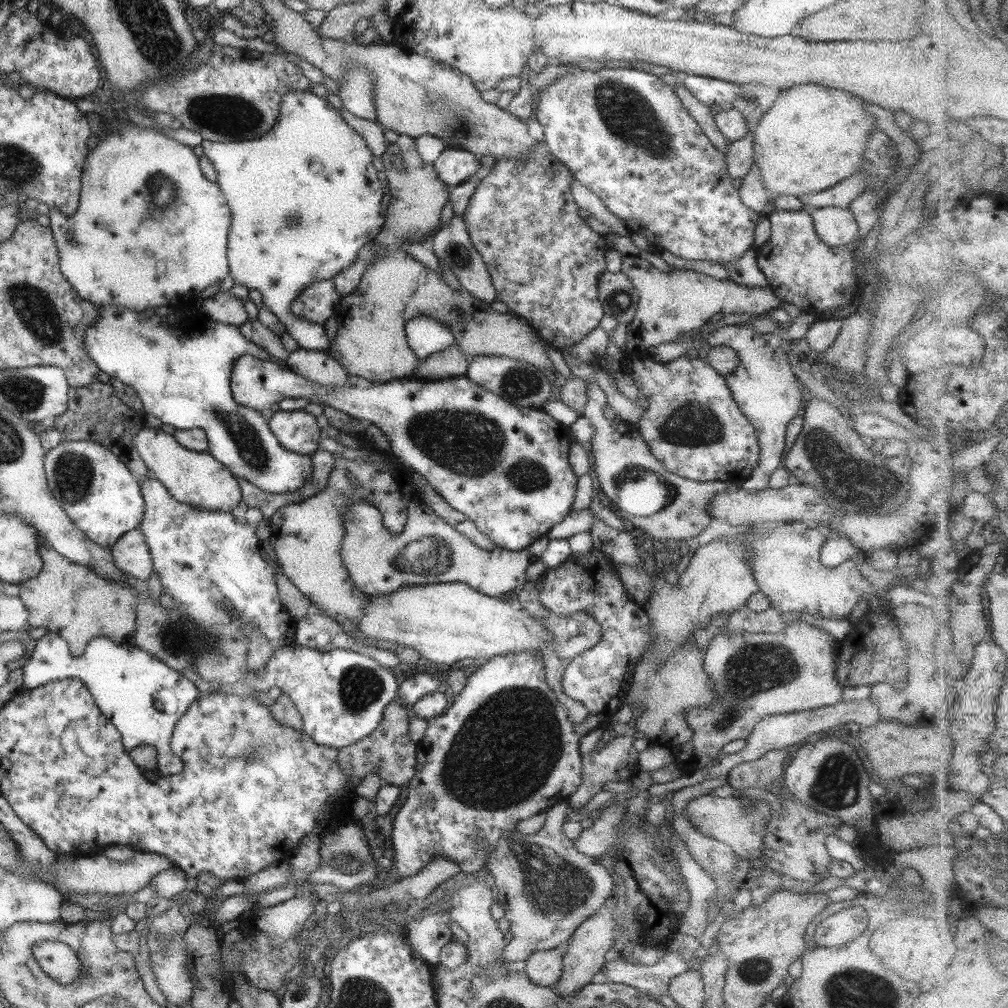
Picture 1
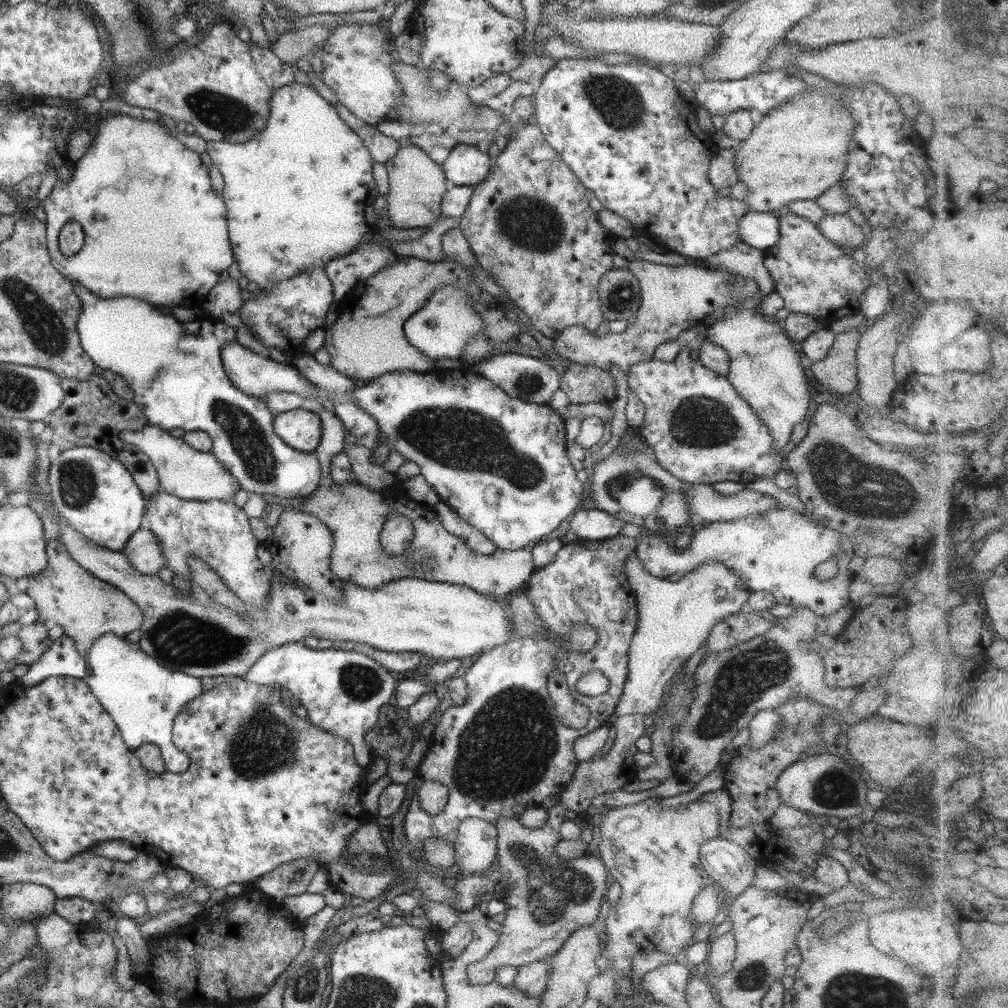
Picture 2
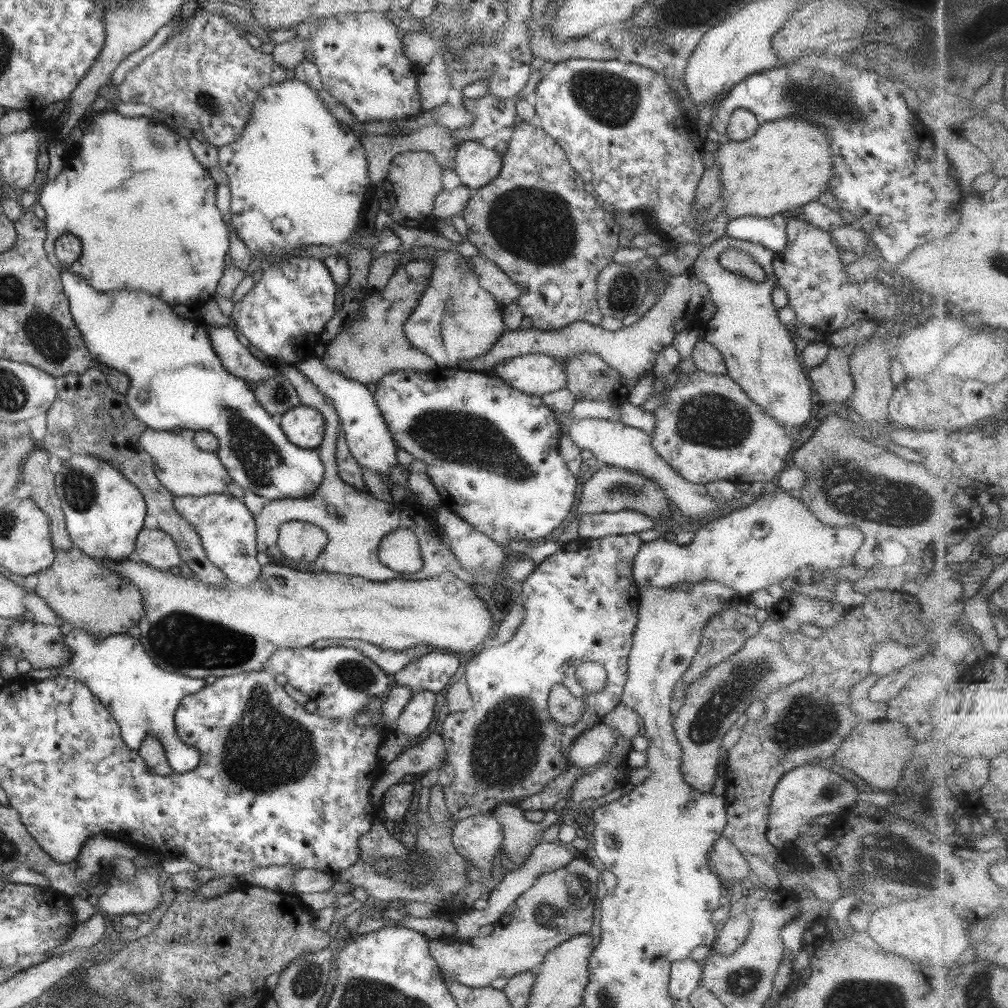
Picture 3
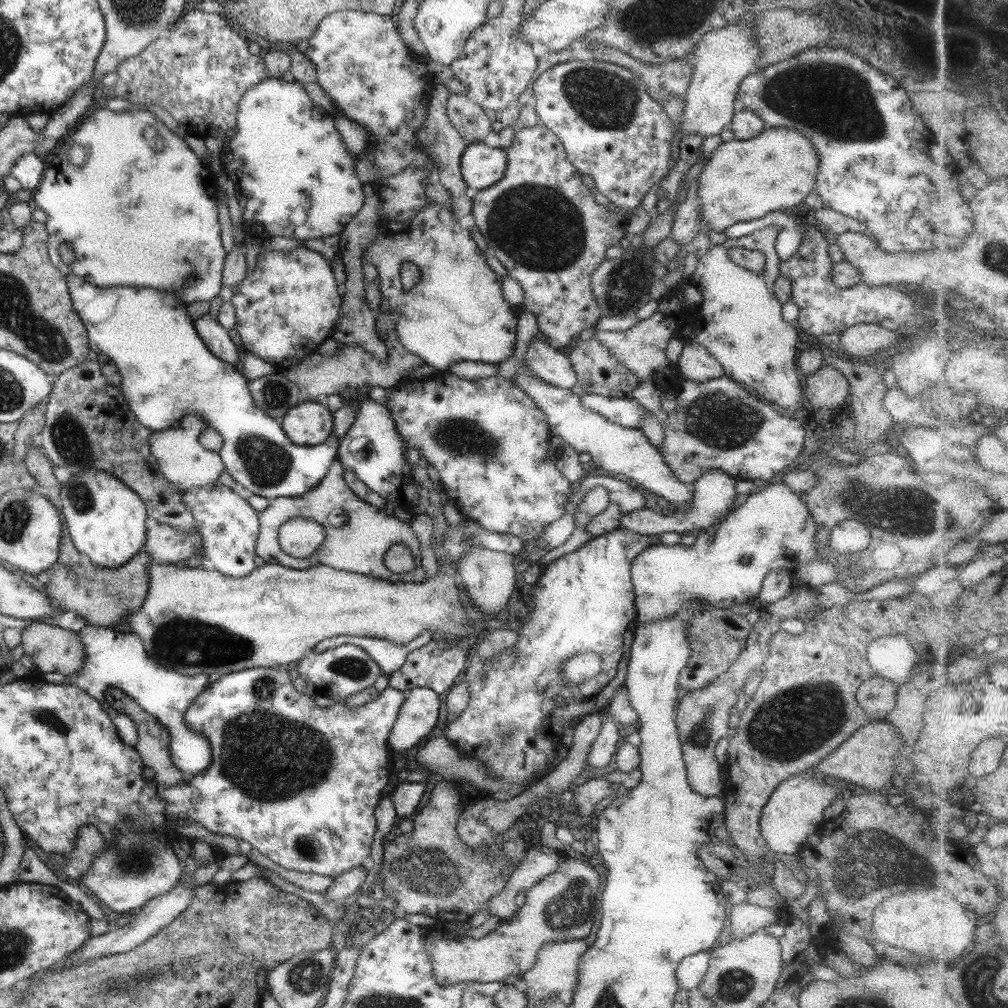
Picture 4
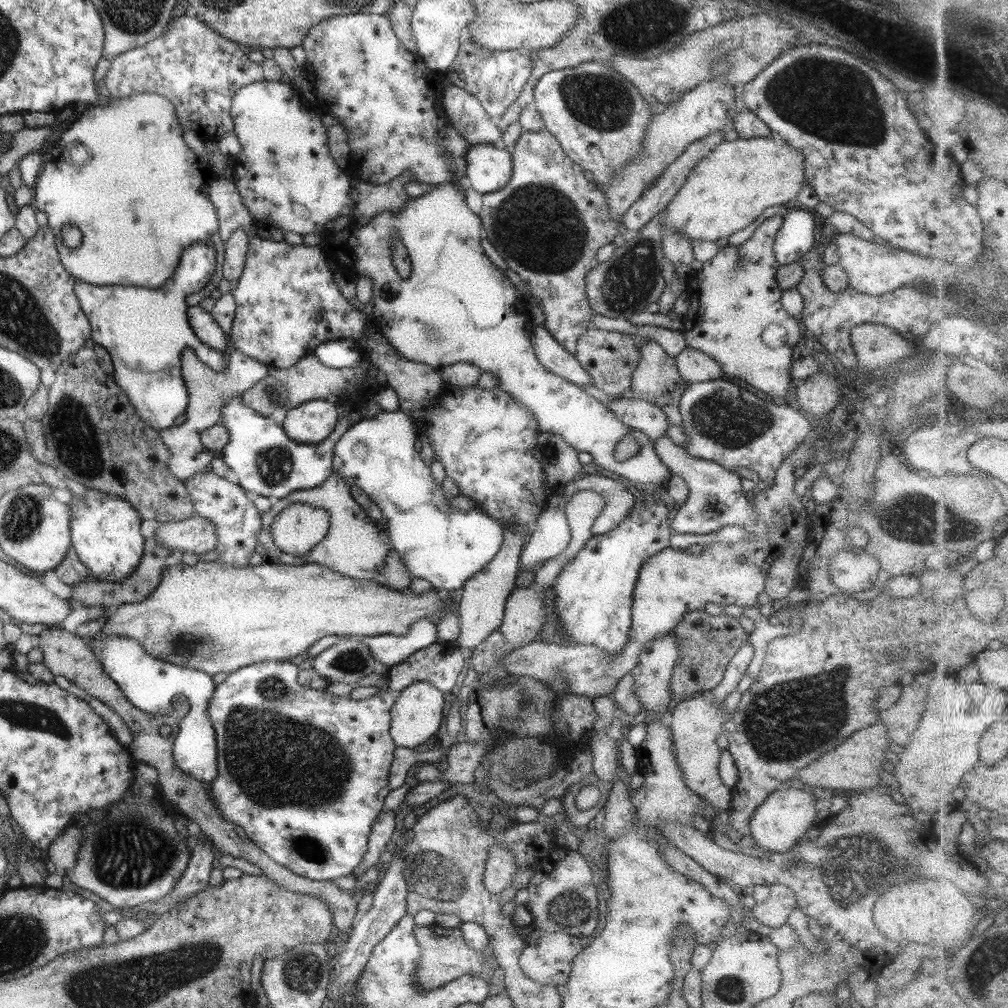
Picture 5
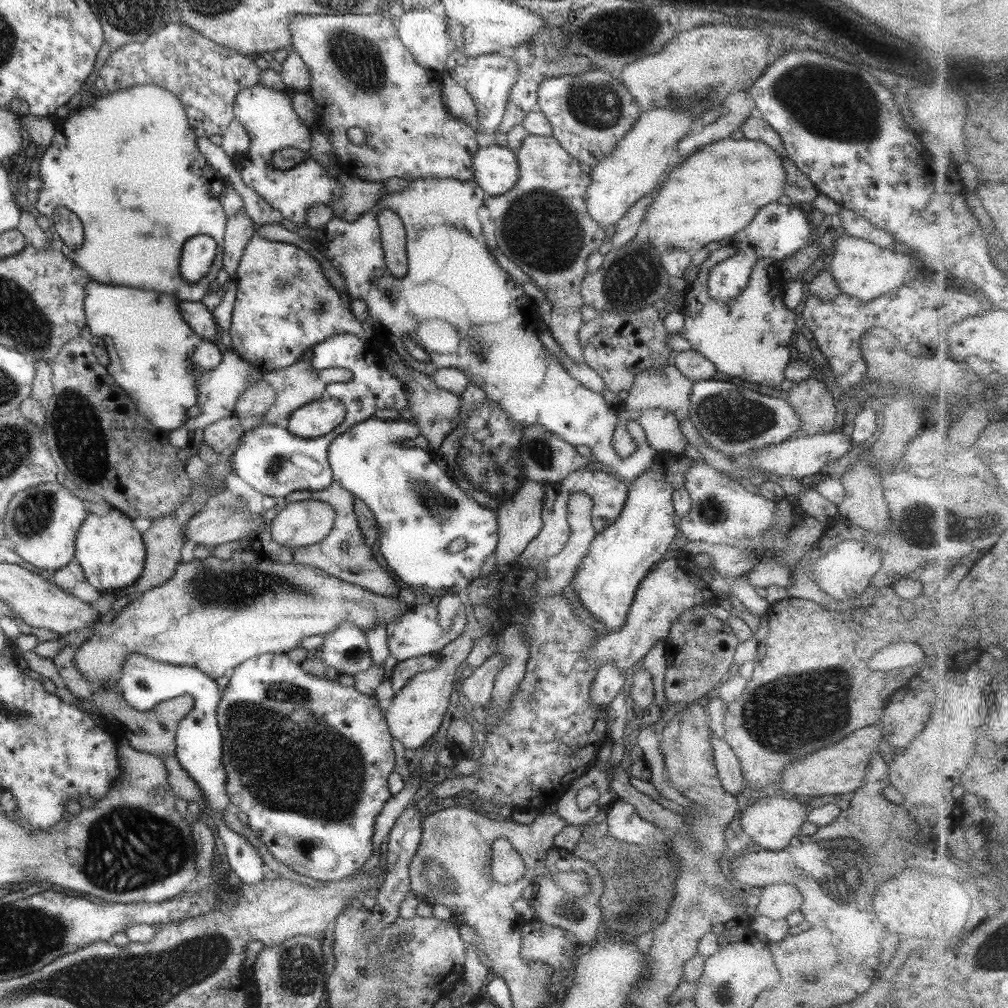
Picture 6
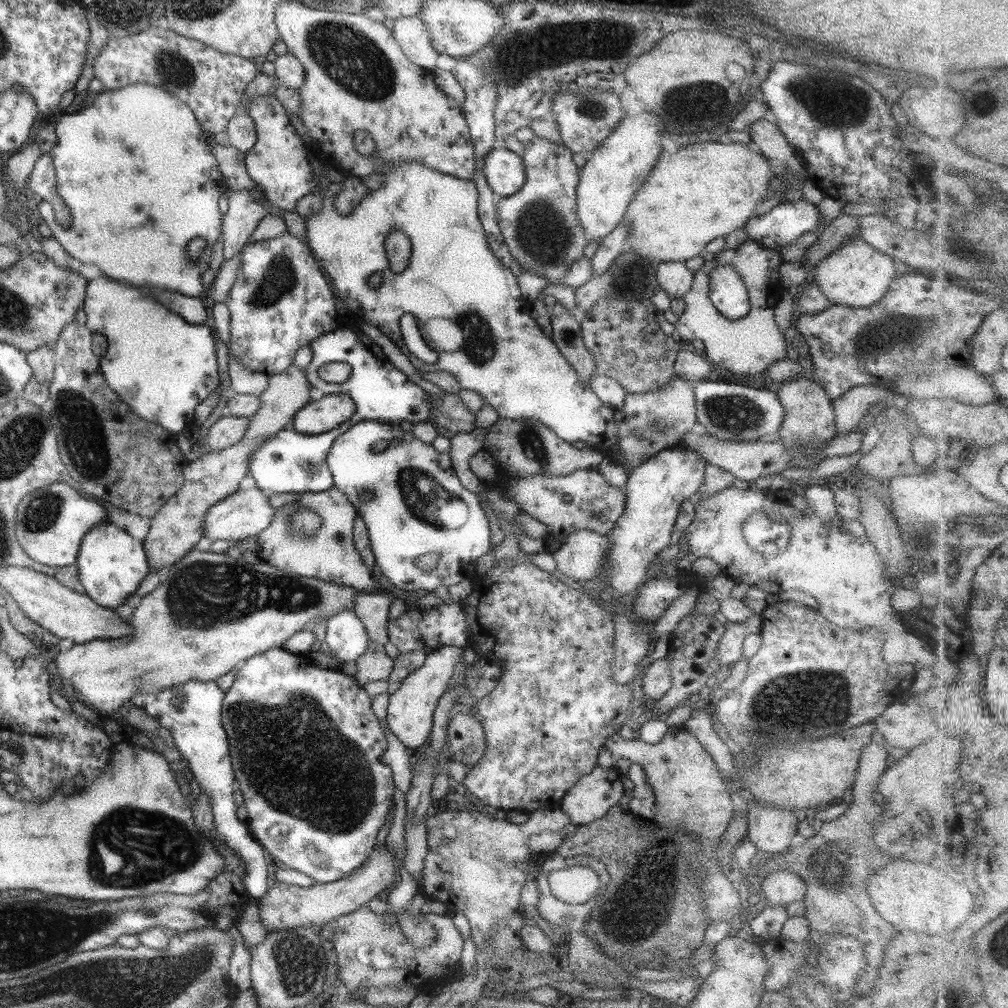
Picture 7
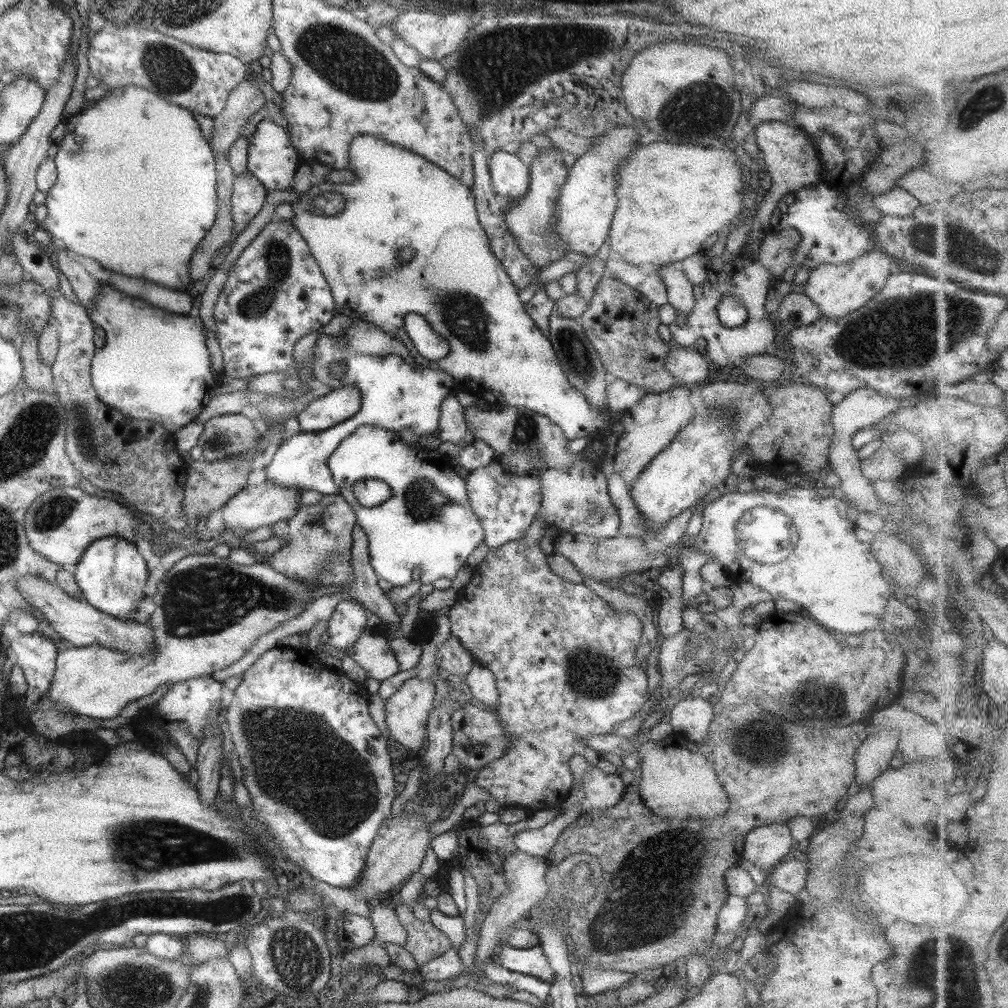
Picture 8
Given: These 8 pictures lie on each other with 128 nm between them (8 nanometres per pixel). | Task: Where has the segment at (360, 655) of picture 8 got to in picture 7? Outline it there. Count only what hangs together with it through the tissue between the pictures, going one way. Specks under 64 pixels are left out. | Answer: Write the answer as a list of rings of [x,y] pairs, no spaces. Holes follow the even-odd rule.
[[[375,642],[367,644],[366,652],[357,660],[357,671],[353,674],[355,681],[360,686],[366,686],[368,682],[388,680],[392,672],[394,661],[386,655],[384,646]]]

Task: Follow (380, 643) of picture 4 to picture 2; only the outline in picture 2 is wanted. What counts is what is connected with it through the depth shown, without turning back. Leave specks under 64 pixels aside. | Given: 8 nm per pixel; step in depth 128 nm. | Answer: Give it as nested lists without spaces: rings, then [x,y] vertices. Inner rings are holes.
[[[306,635],[304,642],[308,648],[314,650],[324,650],[334,646],[334,649],[356,651],[368,655],[372,660],[380,663],[380,666],[396,673],[414,668],[419,664],[420,659],[424,657],[419,652],[384,652],[383,650],[376,650],[376,648],[368,646],[368,644],[360,644],[360,642],[342,642],[342,640],[330,642],[328,639],[318,638],[314,635]]]

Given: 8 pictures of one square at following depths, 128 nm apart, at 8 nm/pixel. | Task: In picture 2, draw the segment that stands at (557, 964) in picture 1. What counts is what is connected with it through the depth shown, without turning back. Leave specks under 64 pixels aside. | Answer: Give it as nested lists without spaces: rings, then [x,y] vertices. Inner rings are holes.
[[[540,960],[518,967],[518,973],[516,973],[512,986],[531,997],[540,998],[546,990],[550,966],[551,960]]]

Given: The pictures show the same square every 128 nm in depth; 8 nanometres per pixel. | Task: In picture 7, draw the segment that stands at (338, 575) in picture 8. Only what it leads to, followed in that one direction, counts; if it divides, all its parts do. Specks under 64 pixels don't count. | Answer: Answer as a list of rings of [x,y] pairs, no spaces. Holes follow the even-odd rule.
[[[330,488],[320,493],[298,493],[294,502],[273,512],[270,526],[257,537],[260,545],[257,554],[260,561],[289,573],[319,578],[321,581],[352,587],[357,591],[376,588],[380,593],[386,593],[387,591],[380,587],[380,580],[374,577],[373,571],[366,566],[354,545],[353,527],[357,513],[350,500],[338,488]],[[301,508],[316,511],[321,516],[320,529],[310,537],[302,537],[300,533],[290,532],[290,516]]]

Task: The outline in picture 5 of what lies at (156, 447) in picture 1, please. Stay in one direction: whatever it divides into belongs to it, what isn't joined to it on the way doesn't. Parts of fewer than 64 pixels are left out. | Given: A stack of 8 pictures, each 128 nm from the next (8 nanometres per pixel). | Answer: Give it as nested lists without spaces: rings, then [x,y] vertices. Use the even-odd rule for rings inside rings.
[[[229,350],[227,358],[229,367],[224,372],[214,372],[206,366],[195,352],[184,352],[182,358],[182,376],[189,392],[189,403],[187,406],[186,419],[178,427],[160,430],[162,442],[168,449],[170,460],[168,460],[168,471],[184,483],[198,473],[208,473],[212,471],[212,460],[217,453],[208,451],[202,444],[200,433],[211,426],[218,425],[220,420],[220,409],[224,401],[235,397],[238,393],[248,390],[254,383],[266,378],[269,375],[269,368],[242,354],[240,351]]]

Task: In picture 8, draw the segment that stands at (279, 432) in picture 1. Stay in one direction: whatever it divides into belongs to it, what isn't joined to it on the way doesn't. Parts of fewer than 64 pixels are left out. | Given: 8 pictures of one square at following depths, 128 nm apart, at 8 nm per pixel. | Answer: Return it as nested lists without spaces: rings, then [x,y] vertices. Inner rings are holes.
[[[355,386],[333,388],[326,395],[310,401],[297,416],[300,430],[320,432],[352,418],[361,407],[361,394]]]

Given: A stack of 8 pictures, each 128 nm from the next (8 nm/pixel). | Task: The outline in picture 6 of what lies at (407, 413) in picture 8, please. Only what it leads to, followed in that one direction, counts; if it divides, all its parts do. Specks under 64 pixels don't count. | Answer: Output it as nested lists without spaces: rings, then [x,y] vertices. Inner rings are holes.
[[[337,334],[320,342],[312,348],[311,365],[316,370],[328,368],[344,368],[353,374],[353,379],[346,383],[334,383],[326,387],[325,394],[329,398],[339,400],[345,406],[344,422],[341,422],[332,432],[318,438],[300,438],[288,429],[270,424],[266,419],[244,419],[244,432],[236,445],[231,449],[232,470],[244,482],[247,482],[259,496],[269,496],[276,500],[285,498],[288,494],[302,491],[320,491],[328,489],[333,484],[333,473],[328,462],[327,448],[332,441],[344,434],[351,426],[374,418],[374,413],[380,408],[409,409],[403,384],[384,368],[382,356],[373,348],[373,343],[362,340],[353,334]],[[296,456],[310,456],[319,464],[318,476],[302,474],[308,468],[300,468],[294,464]]]

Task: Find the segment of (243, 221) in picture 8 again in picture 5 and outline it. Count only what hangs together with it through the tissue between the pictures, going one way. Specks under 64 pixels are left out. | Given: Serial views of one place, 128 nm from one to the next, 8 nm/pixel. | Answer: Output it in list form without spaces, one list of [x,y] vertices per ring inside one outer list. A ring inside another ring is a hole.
[[[236,229],[235,233],[225,243],[223,278],[228,281],[237,281],[241,277],[248,249],[248,234],[246,234],[244,229]]]

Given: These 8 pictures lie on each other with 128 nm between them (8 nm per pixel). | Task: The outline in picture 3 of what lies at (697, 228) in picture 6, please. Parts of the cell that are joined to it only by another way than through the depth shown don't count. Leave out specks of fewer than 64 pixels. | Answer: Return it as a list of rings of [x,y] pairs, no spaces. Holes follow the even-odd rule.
[[[802,117],[779,119],[774,122],[761,122],[756,134],[742,142],[730,141],[722,146],[718,145],[715,164],[720,167],[723,184],[721,196],[726,200],[724,211],[729,214],[730,220],[743,216],[770,218],[772,215],[808,204],[827,192],[835,166],[826,132],[820,126],[802,120]]]

